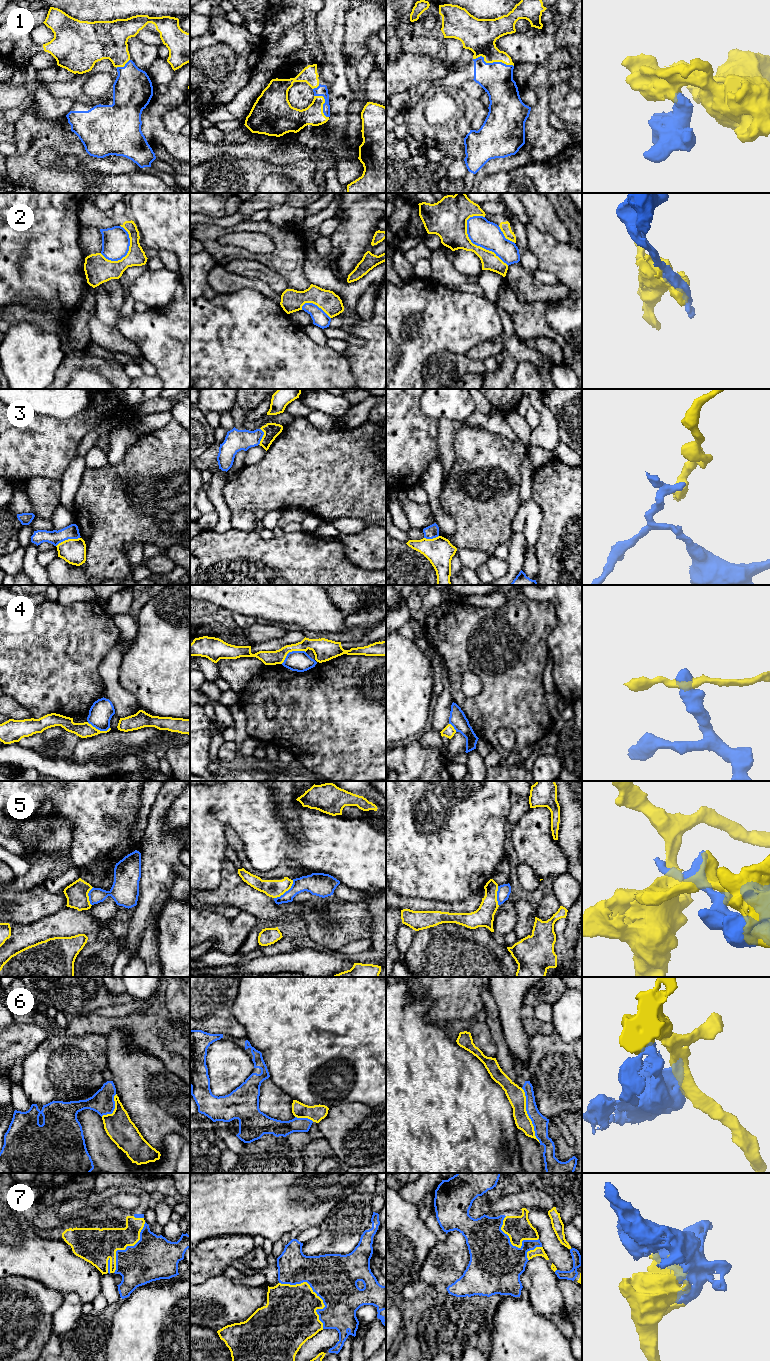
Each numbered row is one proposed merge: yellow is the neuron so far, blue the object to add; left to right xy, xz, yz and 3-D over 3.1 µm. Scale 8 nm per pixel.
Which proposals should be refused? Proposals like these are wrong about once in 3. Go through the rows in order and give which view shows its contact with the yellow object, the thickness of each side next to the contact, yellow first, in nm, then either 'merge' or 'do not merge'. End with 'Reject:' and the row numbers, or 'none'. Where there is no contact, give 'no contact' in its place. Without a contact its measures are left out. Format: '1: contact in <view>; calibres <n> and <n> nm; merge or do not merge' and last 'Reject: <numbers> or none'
1: contact in yz; calibres 280 and 260 nm; merge
2: contact in yz; calibres 240 and 220 nm; do not merge
3: contact in xy; calibres 200 and 120 nm; do not merge
4: contact in xz; calibres 160 and 170 nm; do not merge
5: contact in xz; calibres 140 and 160 nm; do not merge
6: contact in yz; calibres 140 and 120 nm; do not merge
7: contact in xz; calibres 400 and 380 nm; merge
Reject: 2, 3, 4, 5, 6

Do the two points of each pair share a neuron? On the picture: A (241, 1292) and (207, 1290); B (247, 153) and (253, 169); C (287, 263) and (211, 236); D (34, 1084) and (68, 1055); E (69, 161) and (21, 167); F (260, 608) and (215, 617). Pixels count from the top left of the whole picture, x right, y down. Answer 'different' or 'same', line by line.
A: same
B: different
C: same
D: same
E: different
F: different

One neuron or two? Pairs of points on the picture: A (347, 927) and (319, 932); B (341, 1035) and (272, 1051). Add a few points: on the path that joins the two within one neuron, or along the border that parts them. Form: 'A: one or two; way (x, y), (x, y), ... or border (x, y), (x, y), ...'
A: one; way (340, 929), (326, 931)
B: one; way (324, 1036), (289, 1049)

